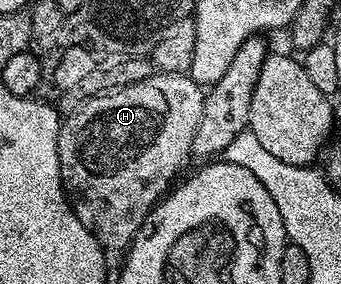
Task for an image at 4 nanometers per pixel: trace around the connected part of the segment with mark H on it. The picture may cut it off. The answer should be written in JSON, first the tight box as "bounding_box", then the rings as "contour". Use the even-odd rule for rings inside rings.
{"bounding_box":[58,72,203,252],"contour":[[[154,72],[140,80],[140,84],[128,84],[90,99],[61,123],[58,159],[62,187],[66,189],[70,206],[84,228],[91,230],[95,240],[107,251],[122,252],[129,247],[154,203],[171,189],[172,183],[183,173],[182,165],[191,161],[190,149],[200,124],[203,97],[203,87],[186,74]]]}

